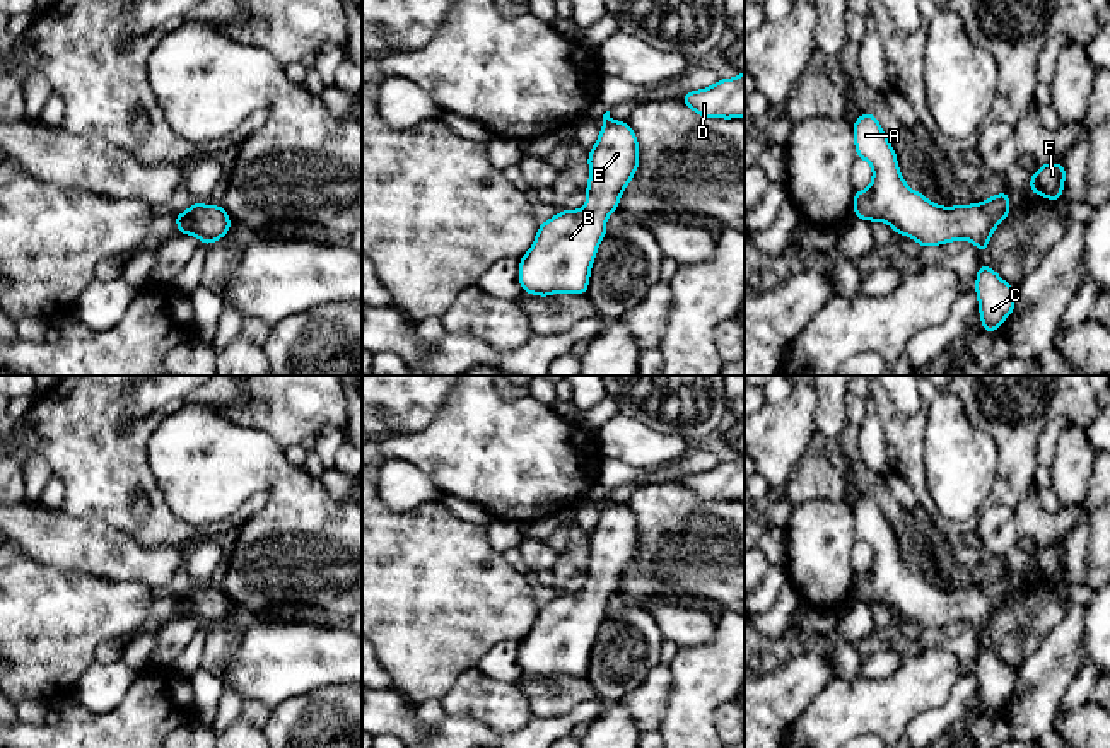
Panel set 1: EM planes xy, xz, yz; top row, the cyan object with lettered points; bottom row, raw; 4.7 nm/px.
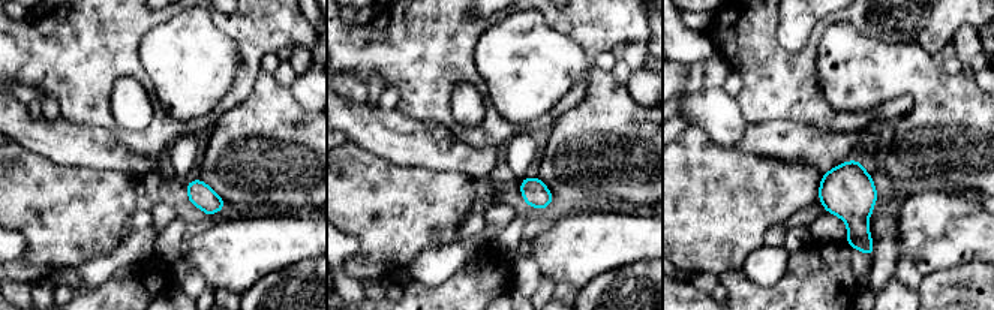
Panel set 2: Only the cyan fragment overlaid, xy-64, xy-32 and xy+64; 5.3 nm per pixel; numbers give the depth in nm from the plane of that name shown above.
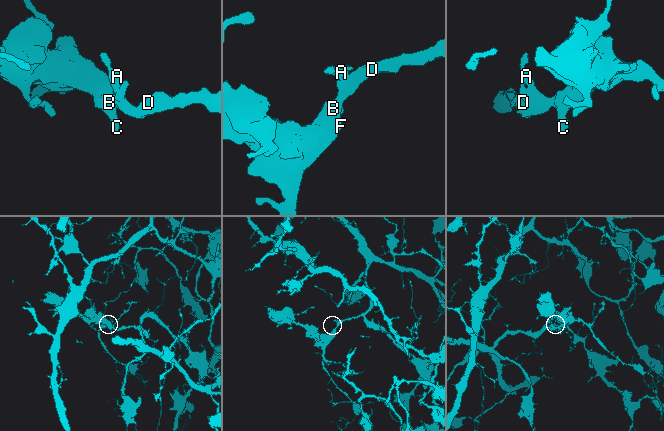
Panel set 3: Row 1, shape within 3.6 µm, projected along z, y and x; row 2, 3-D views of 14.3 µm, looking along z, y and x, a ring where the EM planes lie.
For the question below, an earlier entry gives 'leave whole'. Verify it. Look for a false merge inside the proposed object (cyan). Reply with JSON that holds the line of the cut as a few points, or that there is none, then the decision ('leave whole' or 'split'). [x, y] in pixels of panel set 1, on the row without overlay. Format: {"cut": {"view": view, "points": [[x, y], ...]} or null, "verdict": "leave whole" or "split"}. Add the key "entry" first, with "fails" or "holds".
{"entry": "holds", "cut": null, "verdict": "leave whole"}

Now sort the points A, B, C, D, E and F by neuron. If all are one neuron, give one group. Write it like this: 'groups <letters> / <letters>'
groups A B C D E F

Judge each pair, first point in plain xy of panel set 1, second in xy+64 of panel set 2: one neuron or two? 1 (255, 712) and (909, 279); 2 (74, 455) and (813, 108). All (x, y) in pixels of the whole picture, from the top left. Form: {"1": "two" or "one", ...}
{"1": "one", "2": "one"}

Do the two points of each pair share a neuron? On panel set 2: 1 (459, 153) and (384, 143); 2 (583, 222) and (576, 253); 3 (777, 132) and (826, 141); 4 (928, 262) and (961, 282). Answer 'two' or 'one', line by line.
1: one
2: one
3: one
4: two

